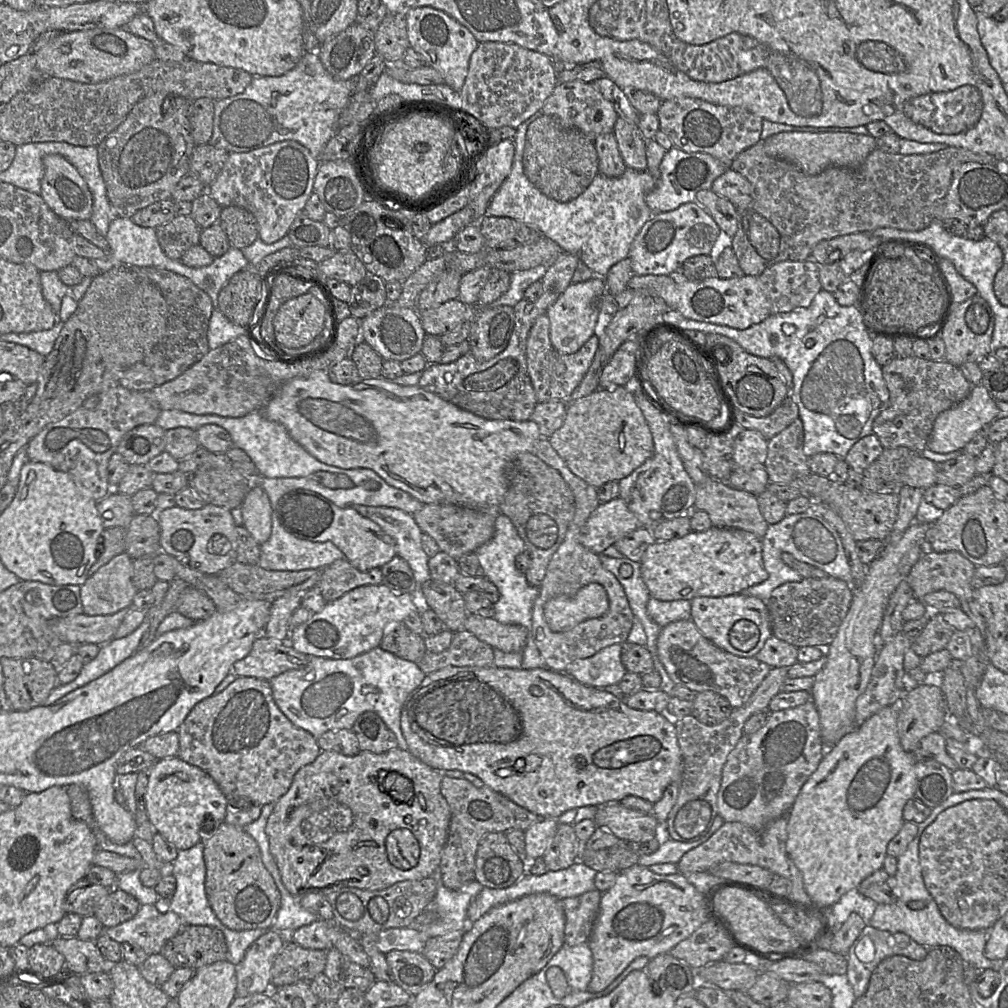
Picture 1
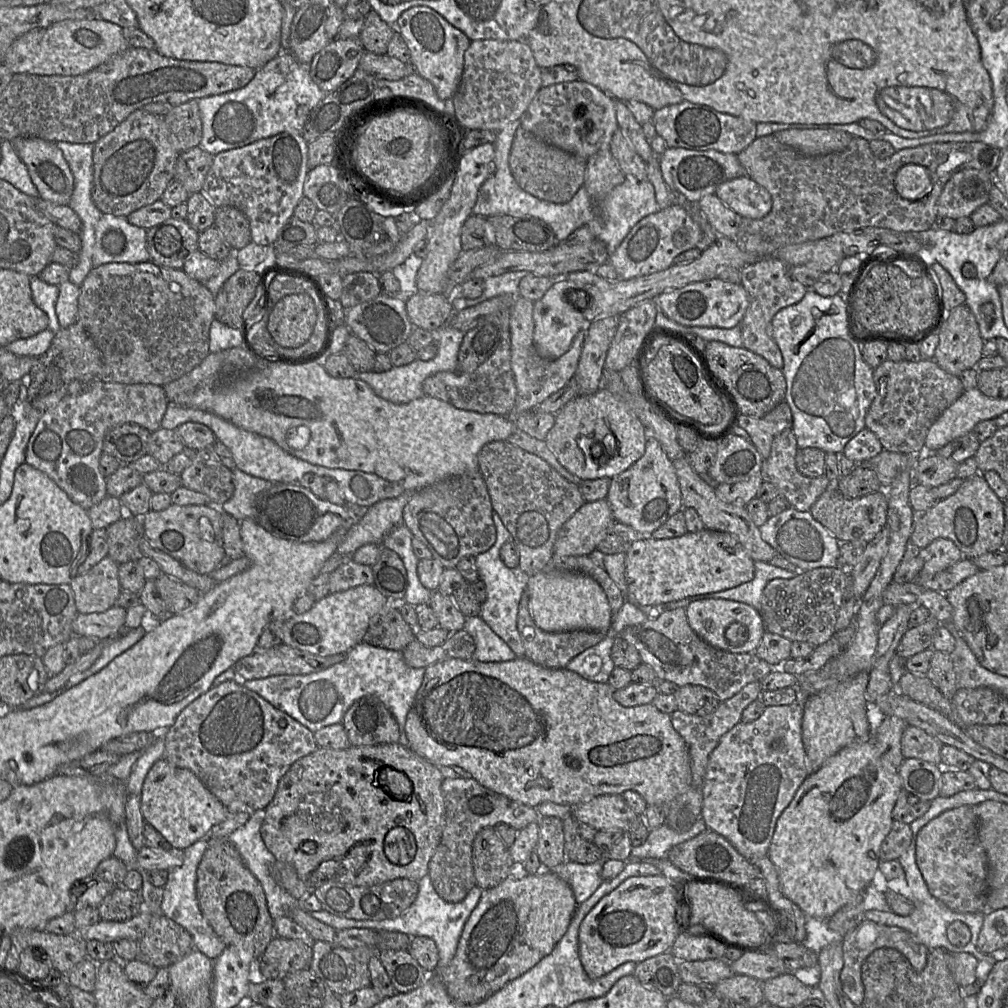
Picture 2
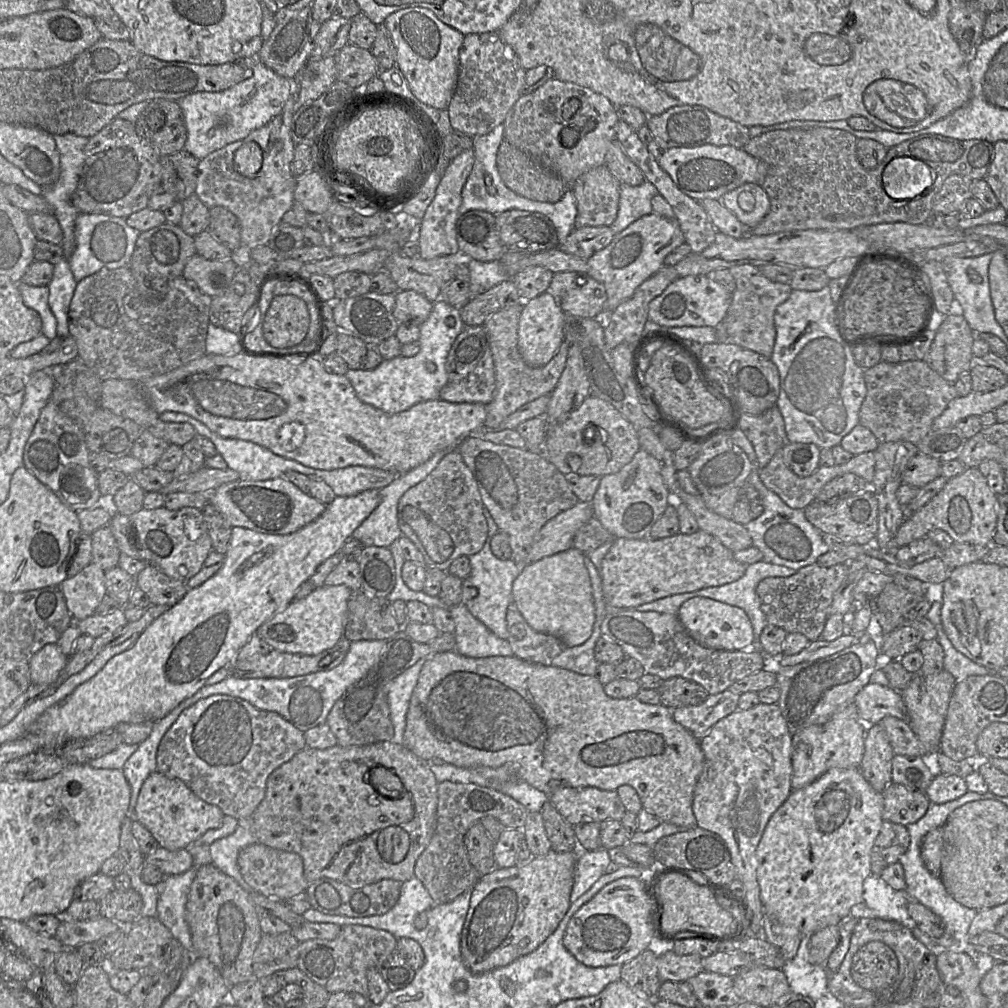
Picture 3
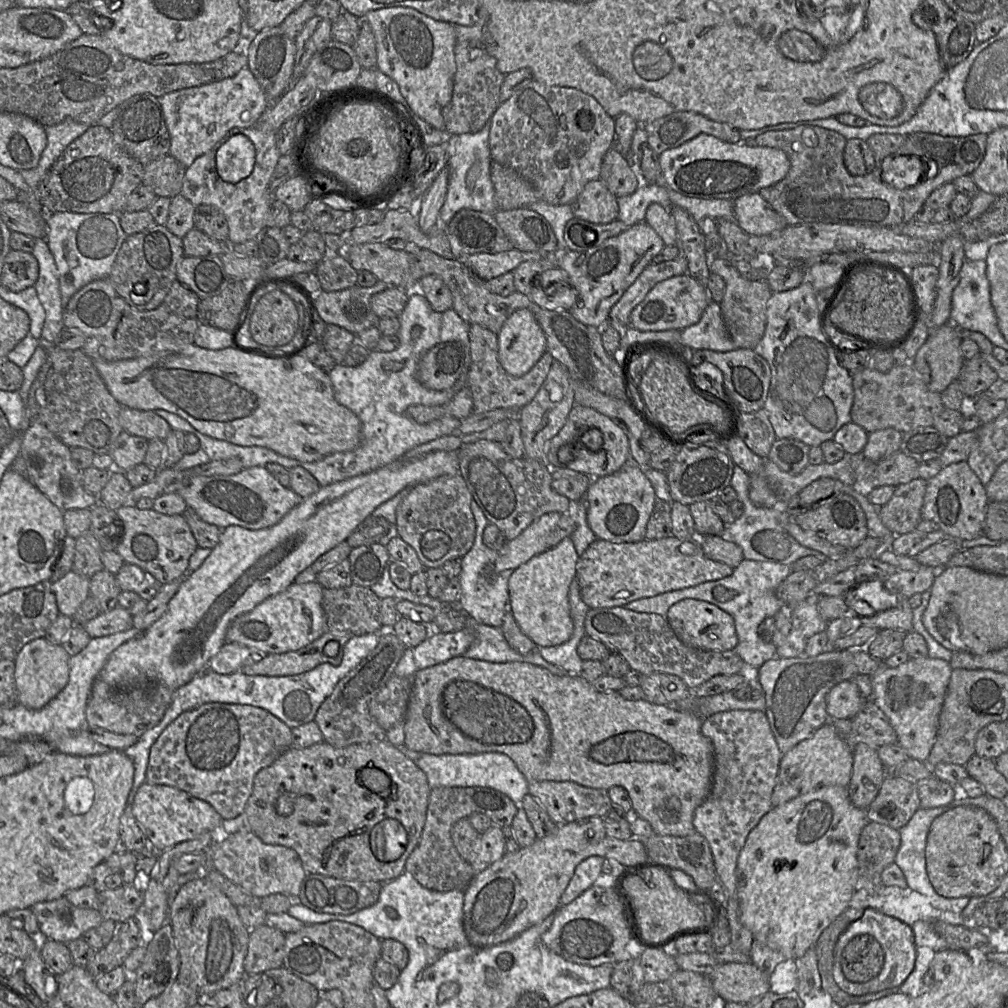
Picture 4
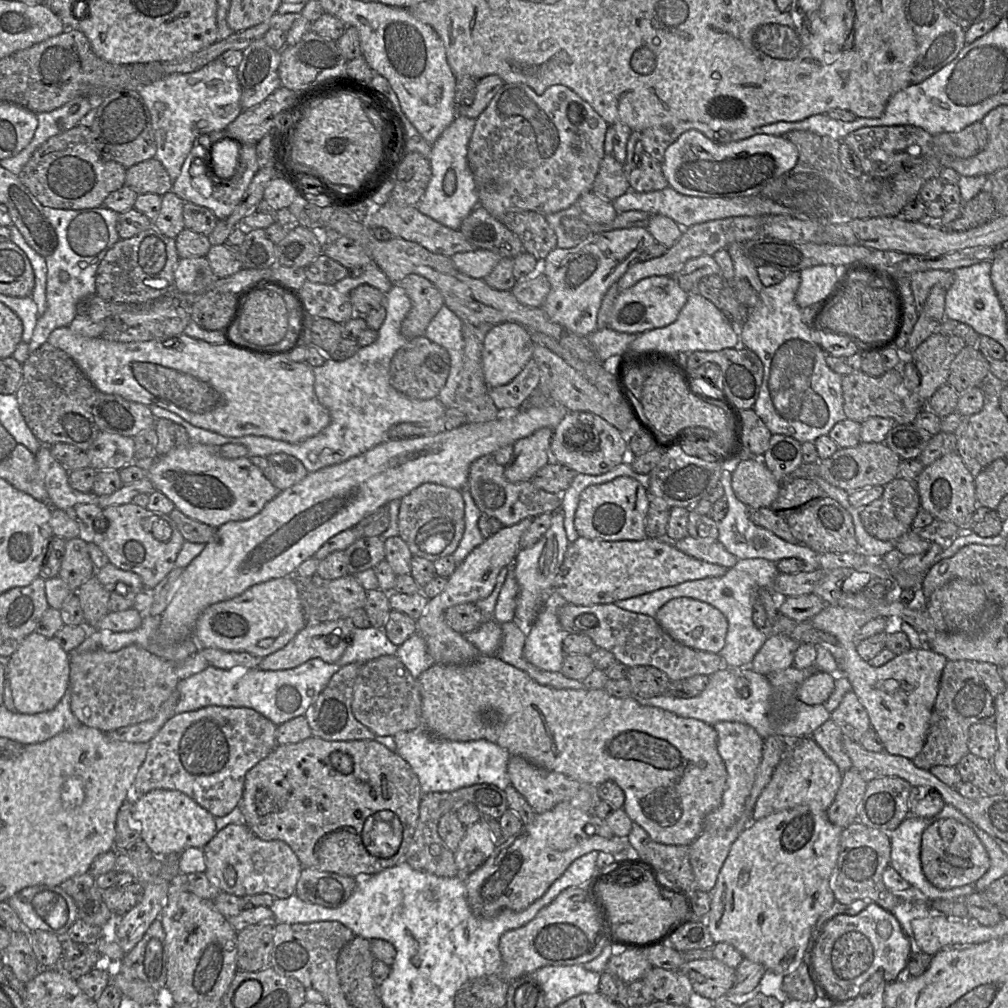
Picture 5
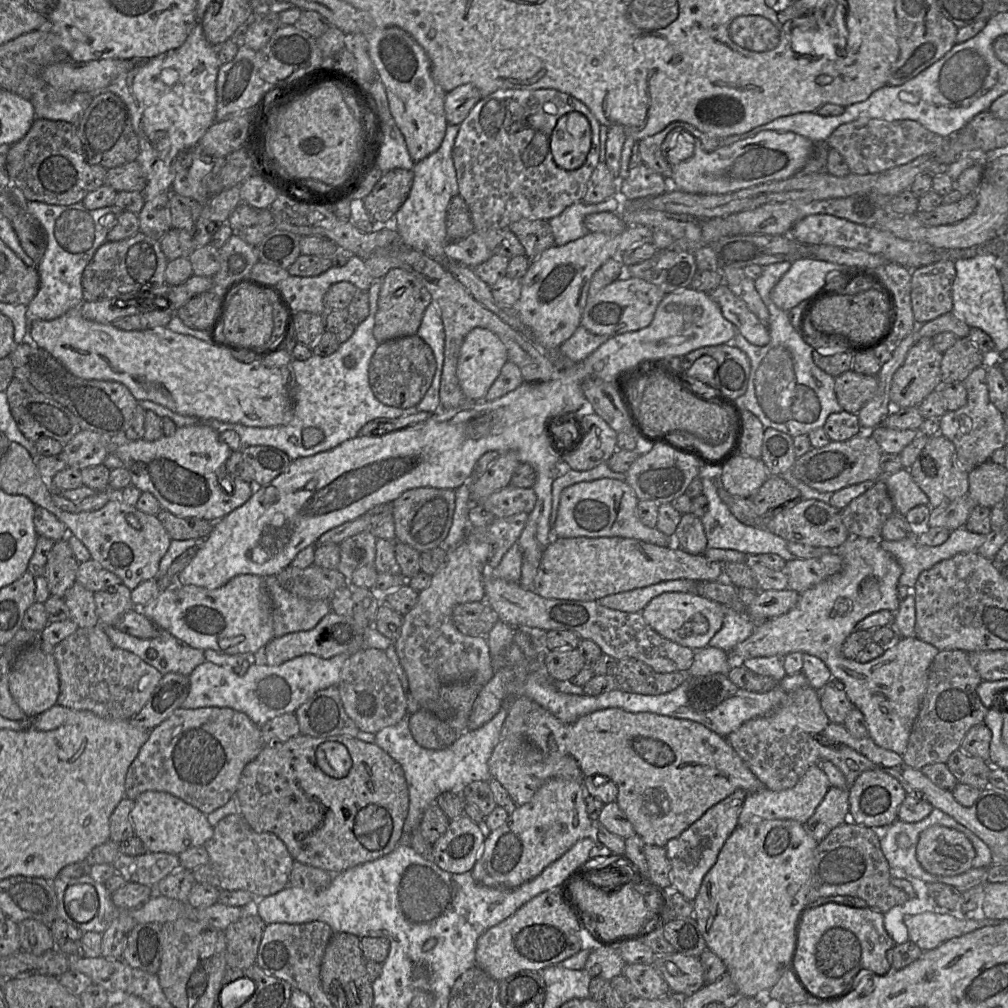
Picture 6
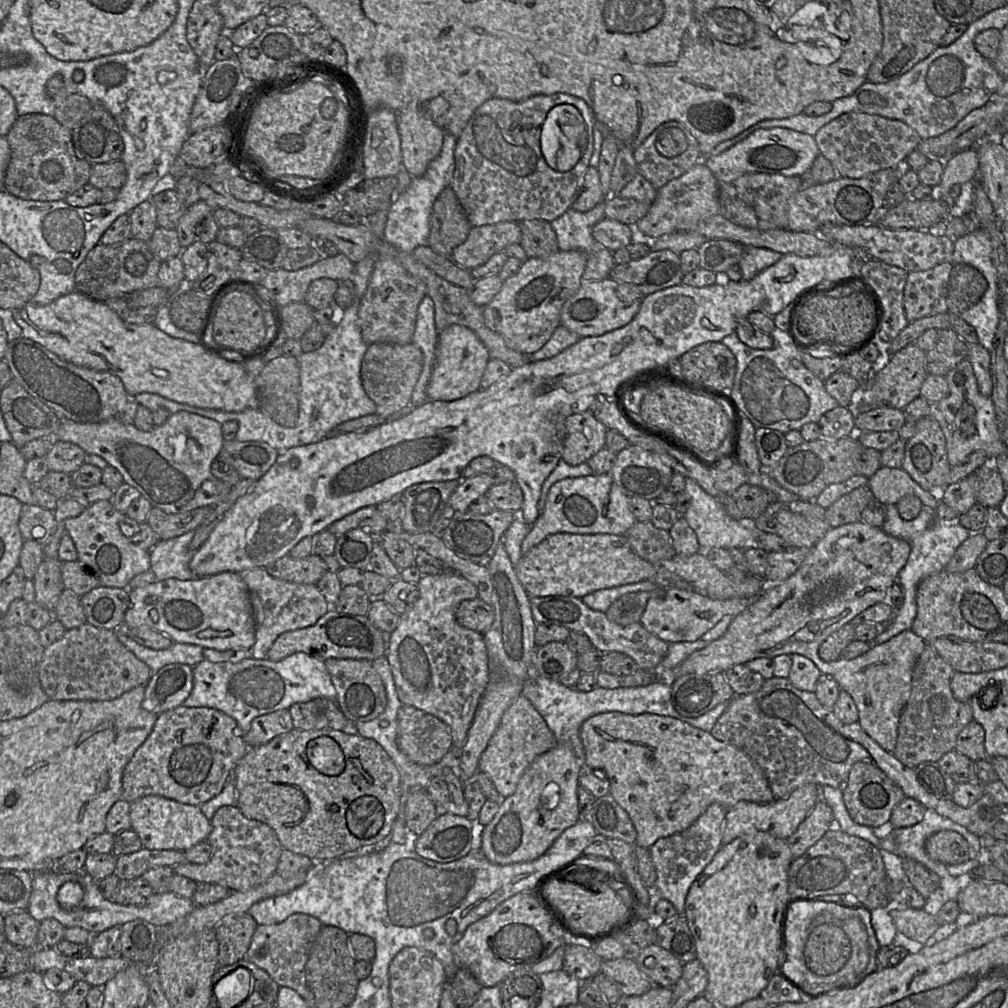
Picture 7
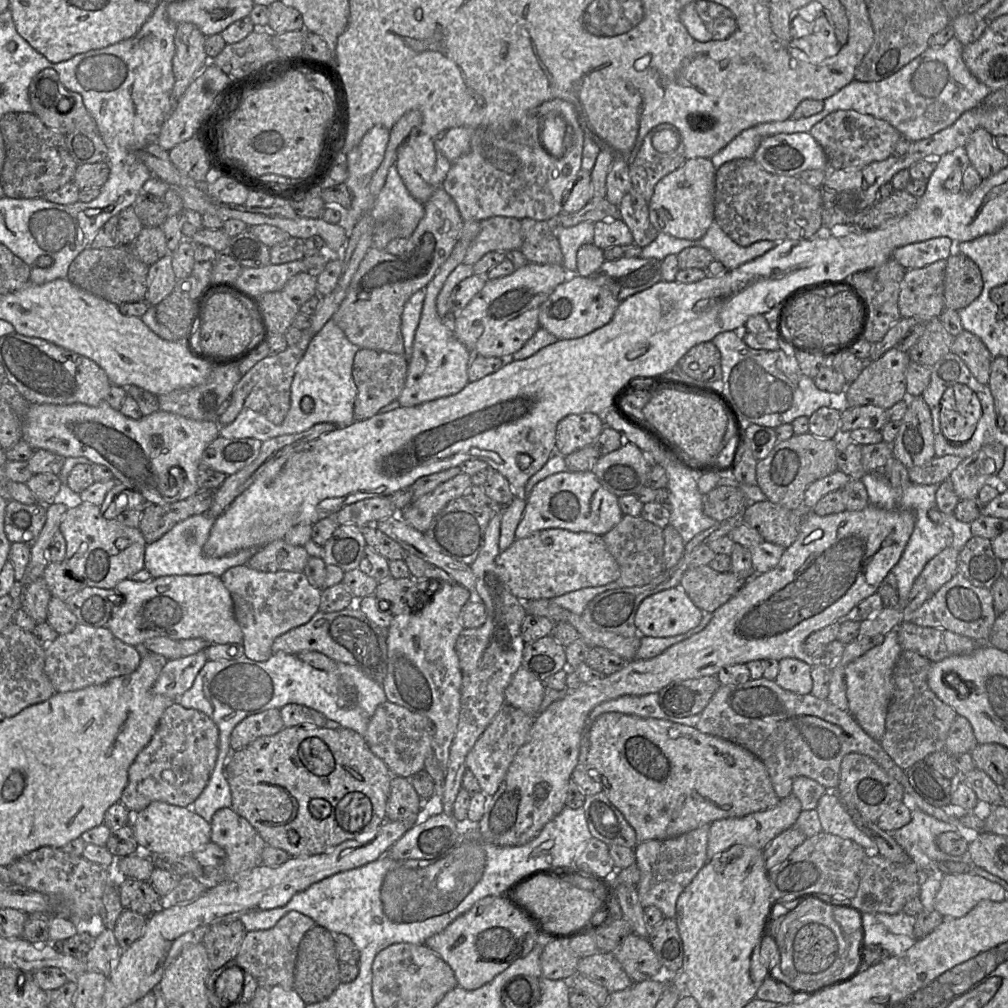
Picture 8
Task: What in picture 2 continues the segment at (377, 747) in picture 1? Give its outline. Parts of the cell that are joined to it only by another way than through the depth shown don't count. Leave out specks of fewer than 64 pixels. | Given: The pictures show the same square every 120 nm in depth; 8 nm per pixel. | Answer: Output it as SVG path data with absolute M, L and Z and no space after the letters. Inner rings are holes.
M365 696L354 702L346 711L341 724L352 746L373 746L399 741L396 719L373 696Z

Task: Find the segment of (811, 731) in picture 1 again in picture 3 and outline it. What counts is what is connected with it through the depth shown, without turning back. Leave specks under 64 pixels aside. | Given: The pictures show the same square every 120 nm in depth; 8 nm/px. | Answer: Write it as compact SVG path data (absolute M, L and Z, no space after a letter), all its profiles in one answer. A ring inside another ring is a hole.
M759 703L755 707L748 710L736 710L728 716L719 720L708 732L708 734L699 741L700 747L704 754L704 765L702 773L698 779L698 782L694 789L694 798L693 798L693 814L696 819L696 826L702 829L708 830L716 835L718 835L721 840L724 842L731 858L731 862L735 868L736 879L739 879L745 888L745 897L736 896L739 902L742 919L743 919L743 936L750 935L759 935L762 931L762 920L764 916L764 909L762 903L760 901L759 896L759 885L756 877L757 870L757 858L756 858L756 849L761 840L763 832L766 828L766 825L771 818L771 816L775 813L775 811L788 799L790 794L792 793L791 786L791 777L792 777L792 735L788 730L788 726L786 720L784 719L779 706L777 703L774 704L763 704Z

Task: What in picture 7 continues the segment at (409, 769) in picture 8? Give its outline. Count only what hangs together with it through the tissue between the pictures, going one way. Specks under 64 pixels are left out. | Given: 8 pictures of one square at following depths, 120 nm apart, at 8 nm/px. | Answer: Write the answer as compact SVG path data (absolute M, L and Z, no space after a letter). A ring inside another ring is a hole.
M402 704L397 720L398 747L414 763L433 765L451 749L450 728L432 714Z

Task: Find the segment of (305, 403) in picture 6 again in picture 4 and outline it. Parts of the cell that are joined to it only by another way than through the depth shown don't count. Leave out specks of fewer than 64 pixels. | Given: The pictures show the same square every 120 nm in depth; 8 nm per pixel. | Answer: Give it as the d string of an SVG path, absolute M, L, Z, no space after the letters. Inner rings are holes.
M416 289L408 292L408 302L398 316L400 329L397 337L399 345L390 352L373 350L367 359L356 367L336 364L328 373L333 384L336 401L351 410L361 421L361 437L358 446L352 450L329 454L319 461L304 462L286 457L261 446L240 446L228 441L207 436L195 429L187 420L177 414L163 409L154 412L165 419L172 429L196 435L201 449L210 460L238 458L244 468L276 463L287 469L302 467L310 472L321 486L343 481L361 474L366 474L389 465L406 456L413 448L443 436L461 436L457 431L460 420L454 417L443 417L429 423L419 424L407 418L405 412L409 406L440 406L453 396L452 391L431 390L423 386L416 378L417 365L421 357L440 342L456 341L469 352L470 325L453 309L442 313L432 309L428 300Z

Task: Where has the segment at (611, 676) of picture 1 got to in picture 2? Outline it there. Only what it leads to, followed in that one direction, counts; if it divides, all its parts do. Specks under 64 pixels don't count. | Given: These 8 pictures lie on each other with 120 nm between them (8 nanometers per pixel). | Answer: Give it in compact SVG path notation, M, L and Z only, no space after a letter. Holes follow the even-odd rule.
M609 629L599 643L571 659L566 668L587 680L607 682L611 671L615 667L610 656L614 636Z

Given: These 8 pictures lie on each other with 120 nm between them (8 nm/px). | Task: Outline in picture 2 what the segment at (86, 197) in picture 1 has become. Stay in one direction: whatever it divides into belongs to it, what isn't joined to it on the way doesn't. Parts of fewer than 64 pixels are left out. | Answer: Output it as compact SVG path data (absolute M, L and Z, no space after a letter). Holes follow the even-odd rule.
M35 137L10 142L27 166L39 196L55 204L68 205L74 190L74 177L55 142Z

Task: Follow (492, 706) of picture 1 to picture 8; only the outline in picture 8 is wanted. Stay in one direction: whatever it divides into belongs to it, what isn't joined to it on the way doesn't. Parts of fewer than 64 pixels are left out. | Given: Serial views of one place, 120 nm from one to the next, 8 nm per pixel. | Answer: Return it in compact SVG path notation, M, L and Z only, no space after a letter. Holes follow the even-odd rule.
M609 712L600 715L591 725L589 733L589 751L586 767L590 776L601 785L602 793L622 813L636 833L637 845L650 840L666 840L676 838L692 830L710 824L713 821L726 818L744 817L748 814L769 810L775 807L780 798L774 791L766 766L757 756L742 746L729 740L700 732L695 727L684 726L667 720L641 718Z

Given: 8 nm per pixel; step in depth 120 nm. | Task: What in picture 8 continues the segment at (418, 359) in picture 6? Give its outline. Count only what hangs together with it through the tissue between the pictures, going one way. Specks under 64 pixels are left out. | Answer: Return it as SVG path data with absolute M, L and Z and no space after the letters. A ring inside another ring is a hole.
M371 349L358 350L352 367L357 388L353 409L355 421L369 419L378 414L383 407L397 400L405 385L407 367L408 360L404 355Z

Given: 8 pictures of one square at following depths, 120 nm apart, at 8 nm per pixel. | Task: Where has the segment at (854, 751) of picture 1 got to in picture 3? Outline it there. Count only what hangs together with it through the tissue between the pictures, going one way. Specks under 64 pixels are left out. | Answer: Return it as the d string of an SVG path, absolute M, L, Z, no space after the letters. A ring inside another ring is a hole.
M859 768L830 769L811 784L792 791L788 799L775 811L769 819L761 840L756 849L757 870L756 877L759 885L759 896L765 914L781 926L798 930L802 935L813 933L831 925L838 925L851 916L854 905L863 902L863 881L870 874L870 854L874 841L878 836L883 819L883 794L875 791L862 776Z

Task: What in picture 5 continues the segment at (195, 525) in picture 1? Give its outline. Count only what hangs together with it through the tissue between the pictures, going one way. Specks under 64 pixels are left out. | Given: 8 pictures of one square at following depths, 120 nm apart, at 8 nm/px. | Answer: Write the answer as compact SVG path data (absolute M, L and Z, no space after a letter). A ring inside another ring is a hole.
M130 502L103 508L103 516L104 518L99 518L95 521L95 530L97 532L82 526L83 532L79 537L85 539L87 543L92 542L96 544L114 566L138 574L145 588L153 589L176 567L177 556L186 540L169 514L151 511L146 507L141 507Z

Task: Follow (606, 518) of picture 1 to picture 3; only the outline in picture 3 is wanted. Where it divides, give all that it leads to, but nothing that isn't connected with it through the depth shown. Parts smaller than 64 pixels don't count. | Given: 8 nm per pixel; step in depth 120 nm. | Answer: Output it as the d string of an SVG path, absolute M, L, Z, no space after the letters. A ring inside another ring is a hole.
M578 501L548 520L539 530L528 551L527 563L573 547L575 532L594 517L591 502Z

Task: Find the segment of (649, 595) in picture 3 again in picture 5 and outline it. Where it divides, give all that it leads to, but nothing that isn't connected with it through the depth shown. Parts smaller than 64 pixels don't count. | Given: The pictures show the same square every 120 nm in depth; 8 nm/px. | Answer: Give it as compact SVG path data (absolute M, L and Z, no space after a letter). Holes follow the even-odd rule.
M579 536L569 542L554 581L554 592L568 603L590 606L614 603L689 580L721 576L726 571L724 566L687 555L663 539L603 540Z

